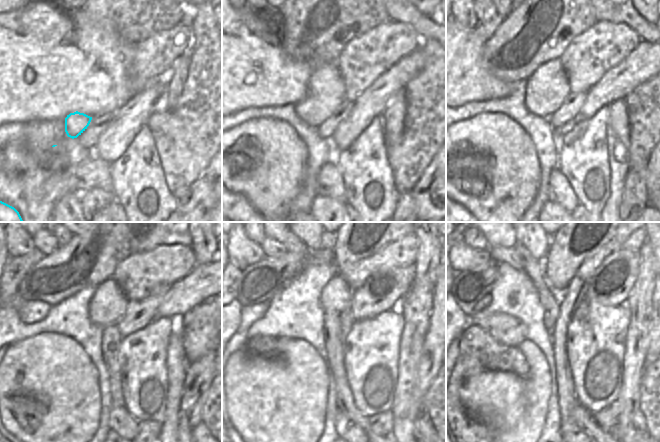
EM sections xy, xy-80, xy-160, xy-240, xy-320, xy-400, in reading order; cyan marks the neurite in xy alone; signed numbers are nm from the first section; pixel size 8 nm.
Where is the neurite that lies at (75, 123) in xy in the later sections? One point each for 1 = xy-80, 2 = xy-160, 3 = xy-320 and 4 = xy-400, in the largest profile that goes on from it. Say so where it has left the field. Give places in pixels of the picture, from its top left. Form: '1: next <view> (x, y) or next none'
1: next xy-80 (325, 88)
2: next xy-160 (547, 89)
3: next xy-320 (336, 296)
4: next xy-400 (559, 294)

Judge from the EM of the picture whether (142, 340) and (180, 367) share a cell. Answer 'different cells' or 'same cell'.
different cells

